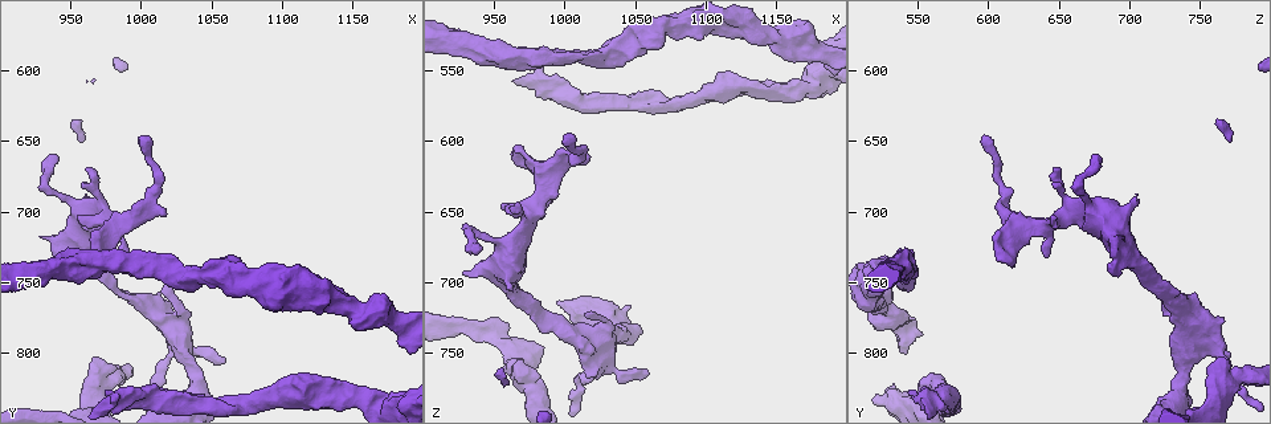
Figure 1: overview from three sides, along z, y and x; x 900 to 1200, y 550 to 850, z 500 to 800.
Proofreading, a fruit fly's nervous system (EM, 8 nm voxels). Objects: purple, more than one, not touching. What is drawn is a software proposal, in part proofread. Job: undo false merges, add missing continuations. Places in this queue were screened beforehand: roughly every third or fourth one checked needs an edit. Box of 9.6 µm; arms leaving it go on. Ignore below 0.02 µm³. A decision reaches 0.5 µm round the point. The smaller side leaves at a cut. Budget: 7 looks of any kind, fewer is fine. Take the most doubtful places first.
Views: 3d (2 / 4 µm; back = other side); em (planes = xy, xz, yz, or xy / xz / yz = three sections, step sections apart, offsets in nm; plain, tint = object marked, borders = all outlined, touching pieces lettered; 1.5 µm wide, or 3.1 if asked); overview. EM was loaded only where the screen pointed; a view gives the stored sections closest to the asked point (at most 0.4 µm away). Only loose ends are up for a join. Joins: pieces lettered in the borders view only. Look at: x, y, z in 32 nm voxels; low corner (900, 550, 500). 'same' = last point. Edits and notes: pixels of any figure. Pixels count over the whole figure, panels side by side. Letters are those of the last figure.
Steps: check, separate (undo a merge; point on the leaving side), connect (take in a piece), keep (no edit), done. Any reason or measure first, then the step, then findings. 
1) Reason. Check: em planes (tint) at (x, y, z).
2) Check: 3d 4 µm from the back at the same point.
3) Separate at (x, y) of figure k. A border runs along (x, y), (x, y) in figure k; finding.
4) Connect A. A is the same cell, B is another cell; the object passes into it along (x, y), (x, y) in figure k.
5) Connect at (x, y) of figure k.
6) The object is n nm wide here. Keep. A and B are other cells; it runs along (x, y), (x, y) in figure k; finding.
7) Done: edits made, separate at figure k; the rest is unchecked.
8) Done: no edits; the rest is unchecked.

An open end. Check: em yz step 8 (borders) at (976, 828, 544).

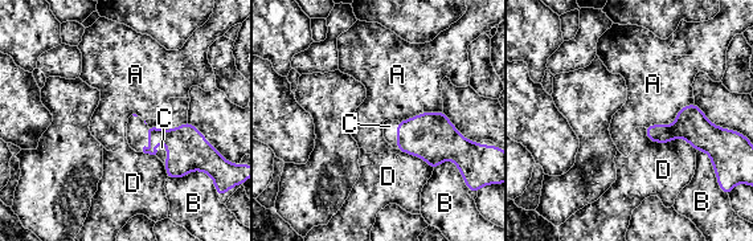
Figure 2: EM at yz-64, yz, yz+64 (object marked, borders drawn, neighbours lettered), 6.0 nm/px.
Another direction. Check: em xy step 4 (borders) at the same point.

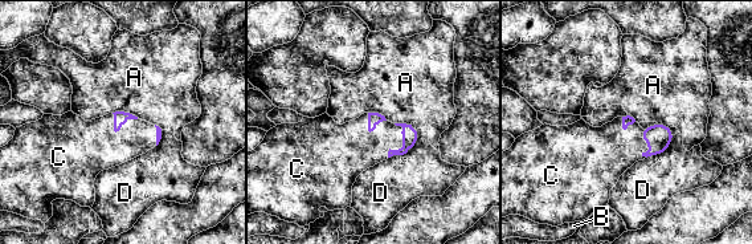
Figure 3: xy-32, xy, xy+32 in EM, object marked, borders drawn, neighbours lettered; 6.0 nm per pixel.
Connect C. C is the same cell, A, B and D are other cells; the object passes into it along (409, 133), (404, 145), (363, 149) in figure 3; the neuron continues.

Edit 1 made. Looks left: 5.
Stops while still wide. Check: em planes (borders) at (964, 808, 758).

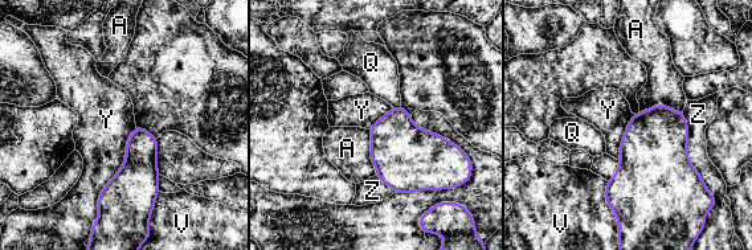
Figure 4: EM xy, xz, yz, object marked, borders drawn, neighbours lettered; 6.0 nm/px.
Keep. A, Q, V, Y and Z are other cells; none of them fits.

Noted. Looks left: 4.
Free end. Check: em xz step 4 (tint) at (1062, 806, 764).

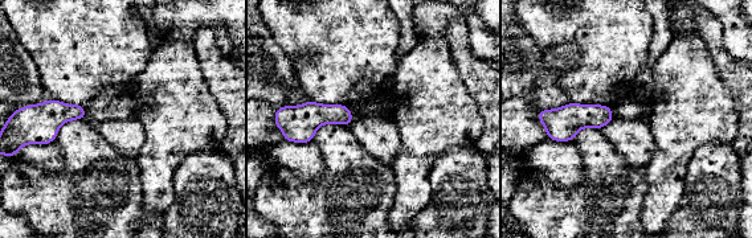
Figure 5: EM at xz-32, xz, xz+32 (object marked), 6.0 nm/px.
See the neighbours. Check: em xz step 4 (borders) at the same point.

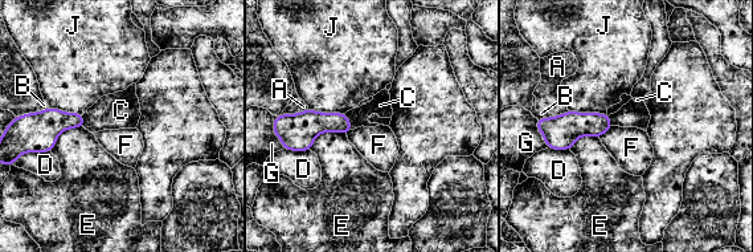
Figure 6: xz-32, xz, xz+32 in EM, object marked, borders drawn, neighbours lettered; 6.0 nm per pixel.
Keep. A, B, C, D, E, F, G and J are other cells; a border runs along (613, 126), (600, 138) in figure 6; no lettered piece goes on from it.

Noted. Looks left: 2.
Done: edits made, connect at figure 3; the rest is unchecked.

